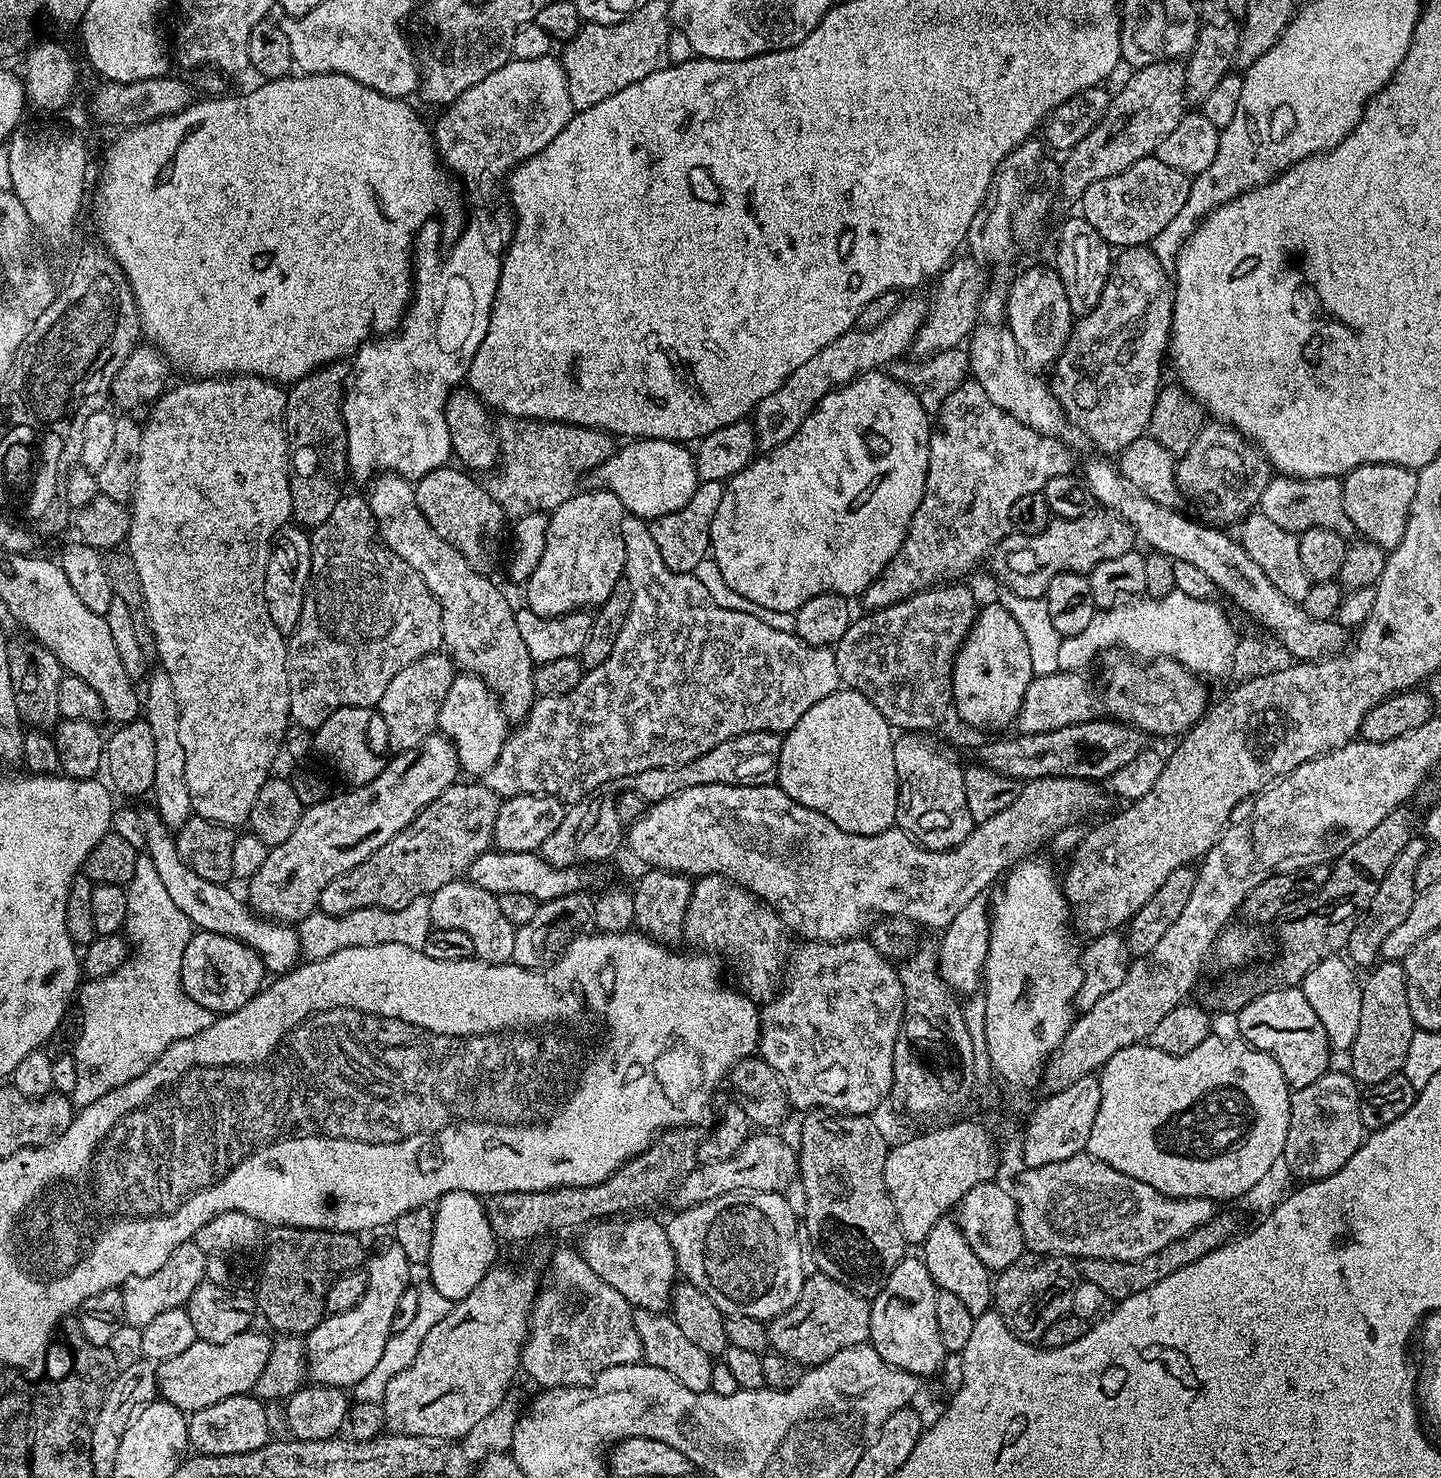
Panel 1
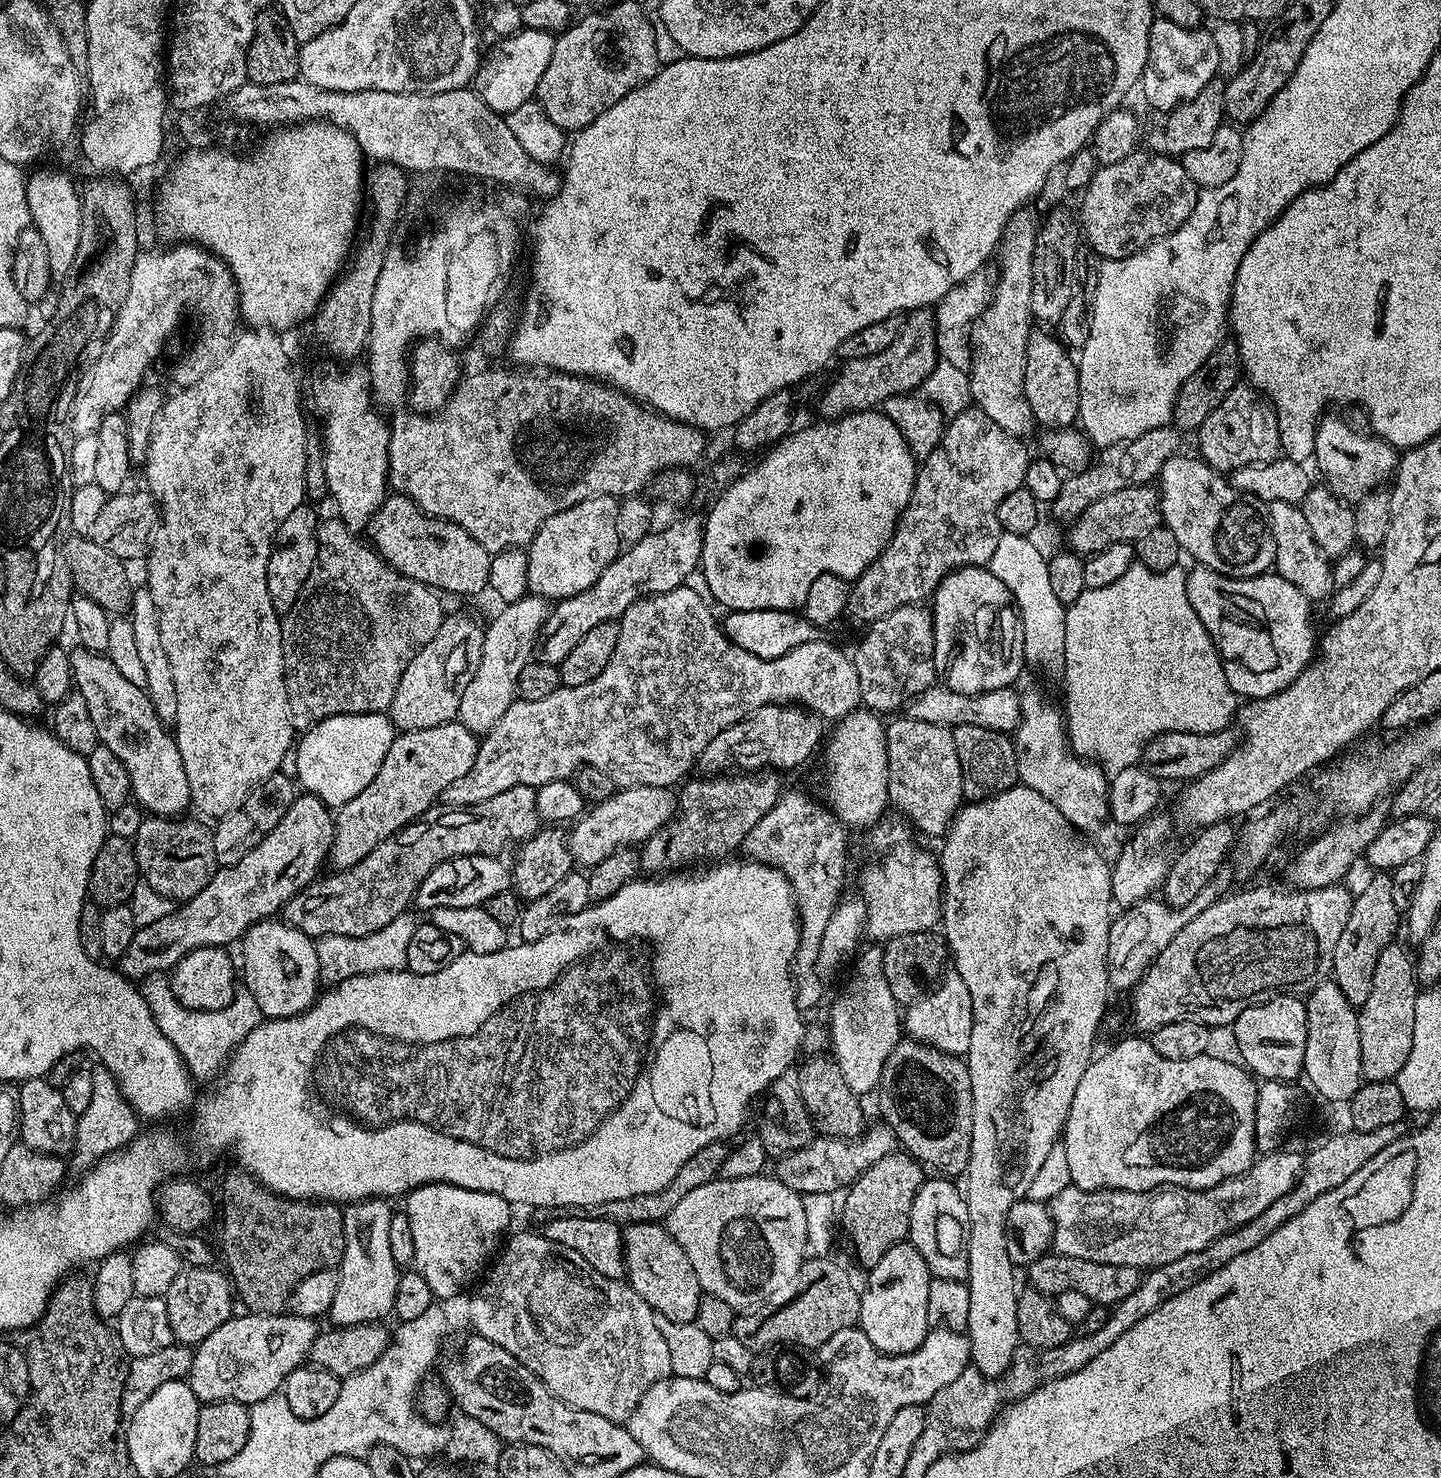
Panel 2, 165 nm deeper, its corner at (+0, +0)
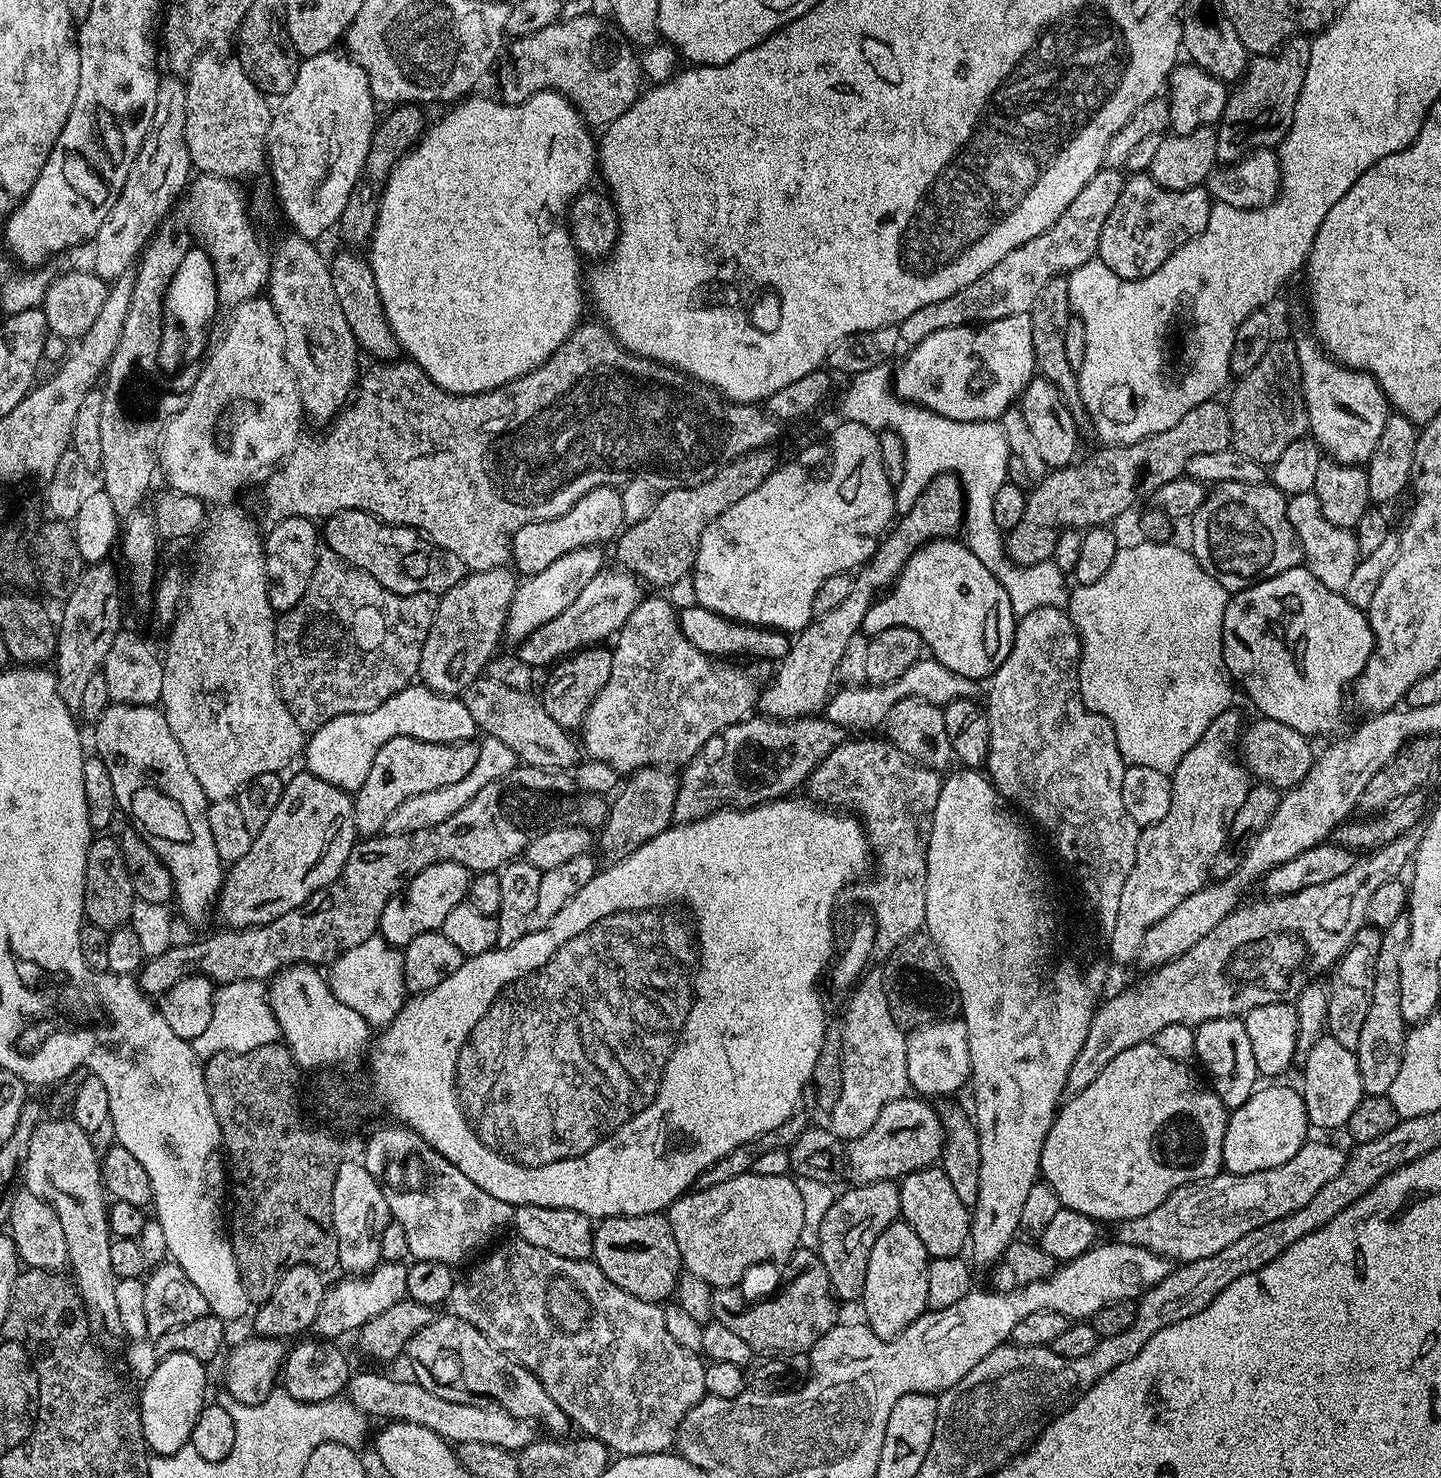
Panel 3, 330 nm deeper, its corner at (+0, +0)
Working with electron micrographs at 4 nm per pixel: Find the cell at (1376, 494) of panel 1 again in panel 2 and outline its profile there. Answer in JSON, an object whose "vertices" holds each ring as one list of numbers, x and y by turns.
{"vertices":[[1331,415,1321,419,1314,438,1314,465,1324,475,1323,483,1335,496,1349,502,1358,501,1371,492,1383,489,1395,477,1396,468,1400,465,1397,449,1381,436,1367,431,1359,432,1351,428,1342,417]]}

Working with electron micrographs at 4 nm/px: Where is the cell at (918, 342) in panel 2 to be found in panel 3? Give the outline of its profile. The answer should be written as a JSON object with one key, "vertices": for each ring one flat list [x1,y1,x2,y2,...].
{"vertices":[[775,447,759,448,746,455,731,460,706,482,689,488,670,488,656,497,654,510,642,522,627,525,615,541,616,556,623,571,639,578,645,585,653,584,653,589,664,590,678,578,691,573,696,555,702,542,702,534,718,514,730,510,734,502,746,498,778,467]]}

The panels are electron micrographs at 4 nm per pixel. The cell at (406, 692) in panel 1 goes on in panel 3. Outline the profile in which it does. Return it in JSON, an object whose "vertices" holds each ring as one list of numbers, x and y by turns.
{"vertices":[[507,567,494,570,482,570,465,575,458,586,439,597,436,609,436,620,430,626,430,634,426,634,426,642,422,646,419,679,425,688,443,696,459,697,475,680,481,679,487,669,489,660,497,655,500,640,505,639,504,627,508,621,510,604,516,593,517,577]]}

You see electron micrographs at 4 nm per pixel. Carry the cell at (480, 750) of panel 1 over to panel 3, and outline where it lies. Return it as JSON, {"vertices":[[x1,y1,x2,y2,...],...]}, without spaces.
{"vertices":[[600,546,591,548,579,548,570,550,570,554,562,554,558,562,550,562,546,570,538,570,538,574,525,576,517,583,516,593,510,604,508,611,508,621,504,627,504,635,510,641,519,642,525,640,538,626,546,626,550,618,558,618,578,594,582,594,582,589,594,578,599,572,605,571,604,564,605,549]]}

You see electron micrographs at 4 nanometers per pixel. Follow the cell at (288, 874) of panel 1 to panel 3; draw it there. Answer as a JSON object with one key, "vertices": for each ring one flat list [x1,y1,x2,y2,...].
{"vertices":[[390,738,378,754,374,754,374,762,368,768,366,782,354,793,352,805,359,835,371,838,383,833,388,826,390,814,406,802,414,794,422,794,426,790,438,790,438,786,450,786,450,782,458,782,474,770,474,762,478,762,480,744,465,742,462,744,439,744,438,742,422,742,418,738]]}

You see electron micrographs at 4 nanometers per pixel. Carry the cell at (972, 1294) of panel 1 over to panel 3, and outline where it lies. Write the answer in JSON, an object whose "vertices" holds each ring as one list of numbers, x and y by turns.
{"vertices":[[929,1166,911,1172,898,1184,900,1190,900,1216,922,1238,929,1257,946,1258,959,1256,965,1251,970,1240,970,1209,958,1199,950,1178,946,1178,943,1167]]}

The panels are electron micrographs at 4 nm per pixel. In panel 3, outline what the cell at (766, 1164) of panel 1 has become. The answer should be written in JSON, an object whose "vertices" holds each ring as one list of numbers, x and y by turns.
{"vertices":[[905,1095,904,1099,885,1106,882,1114,878,1114,878,1122,847,1145,847,1175,850,1180,852,1176,853,1185,873,1184,879,1180,899,1181,911,1172,935,1165,944,1151,944,1137,944,1127,935,1107,927,1099]]}

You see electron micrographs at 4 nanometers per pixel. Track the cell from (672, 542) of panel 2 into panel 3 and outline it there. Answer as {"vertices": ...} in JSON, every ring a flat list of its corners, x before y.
{"vertices":[[605,570,590,578,589,584,582,589,582,594,578,594,578,598,574,598,574,602,570,602,570,606,566,606,566,610,558,614,558,618,550,618,546,626,538,626,534,634,519,641,520,660,534,670,544,667,547,669,561,658,611,641,626,622,626,618,634,614,634,610,646,596,646,592,643,592,645,589,629,573,623,570,615,571]]}

